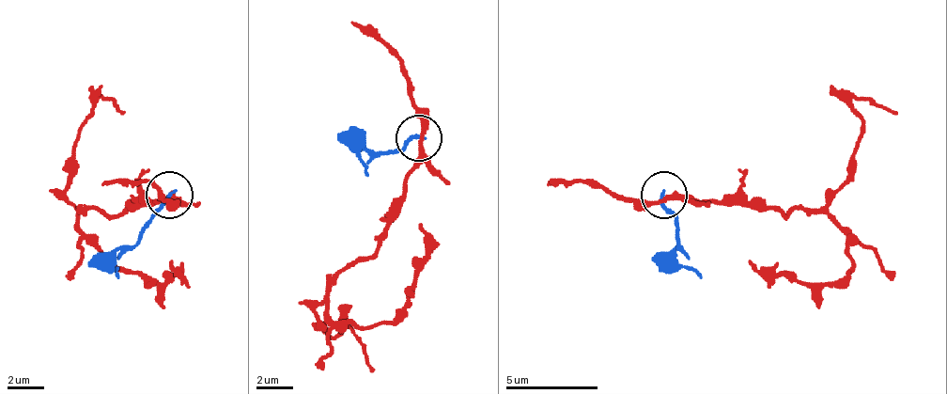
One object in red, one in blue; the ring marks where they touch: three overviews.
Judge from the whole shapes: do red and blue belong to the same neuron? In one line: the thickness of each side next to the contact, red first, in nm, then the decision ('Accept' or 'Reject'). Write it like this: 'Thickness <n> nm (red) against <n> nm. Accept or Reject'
Thickness 240 nm (red) against 220 nm. Reject

